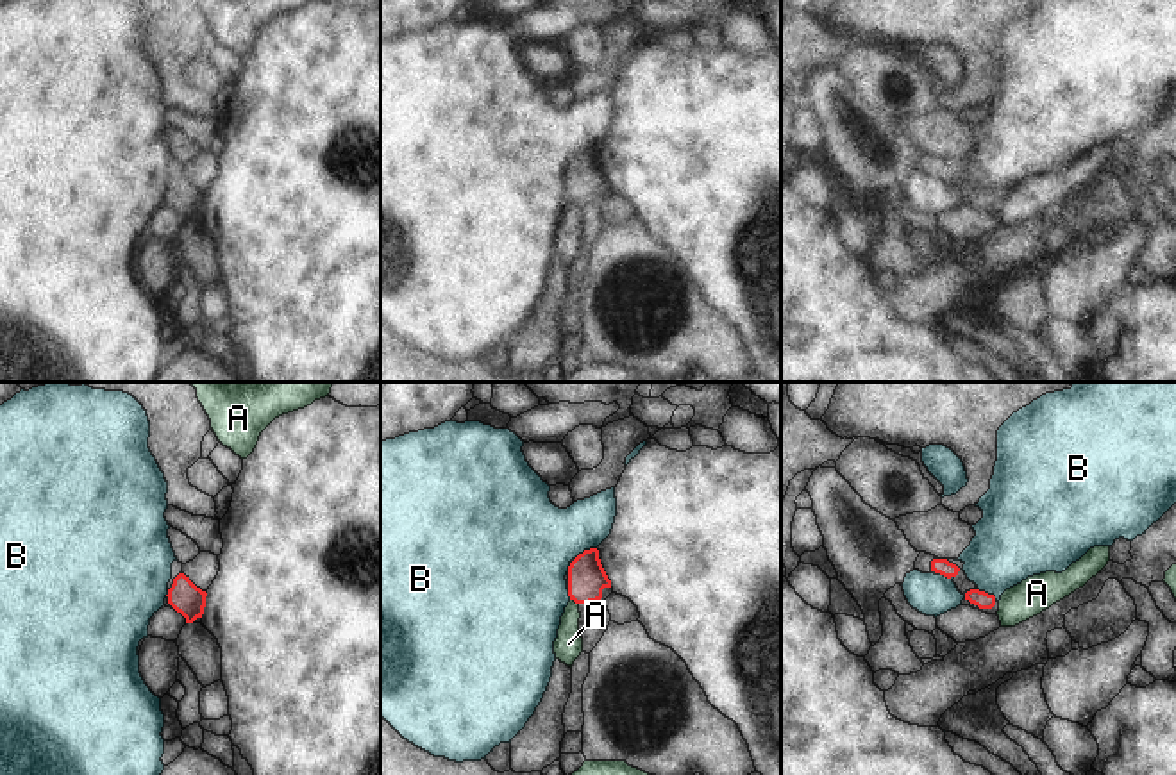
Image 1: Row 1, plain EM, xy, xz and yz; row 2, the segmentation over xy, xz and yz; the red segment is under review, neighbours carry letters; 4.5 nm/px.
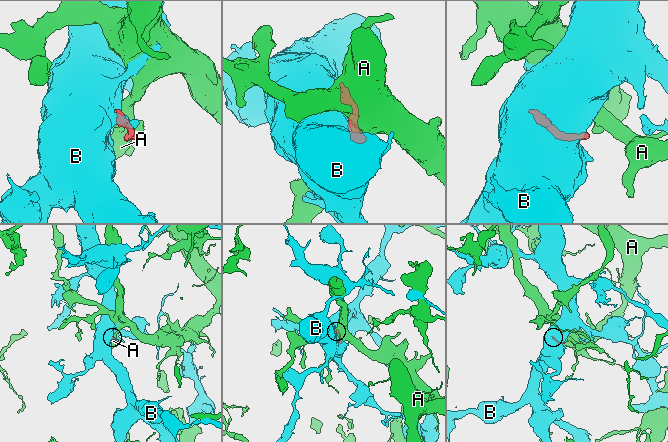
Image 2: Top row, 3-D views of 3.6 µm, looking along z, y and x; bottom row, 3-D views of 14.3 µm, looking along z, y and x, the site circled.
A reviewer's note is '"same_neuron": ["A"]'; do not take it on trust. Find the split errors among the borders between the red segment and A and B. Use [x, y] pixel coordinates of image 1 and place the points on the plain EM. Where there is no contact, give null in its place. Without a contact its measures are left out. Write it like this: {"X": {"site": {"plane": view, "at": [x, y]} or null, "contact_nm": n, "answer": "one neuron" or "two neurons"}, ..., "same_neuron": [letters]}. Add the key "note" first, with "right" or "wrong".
{"note": "wrong", "A": {"site": {"plane": "xz", "at": [574, 200]}, "contact_nm": 50, "answer": "two neurons"}, "B": {"site": {"plane": "yz", "at": [985, 193]}, "contact_nm": 120, "answer": "two neurons"}, "same_neuron": []}

